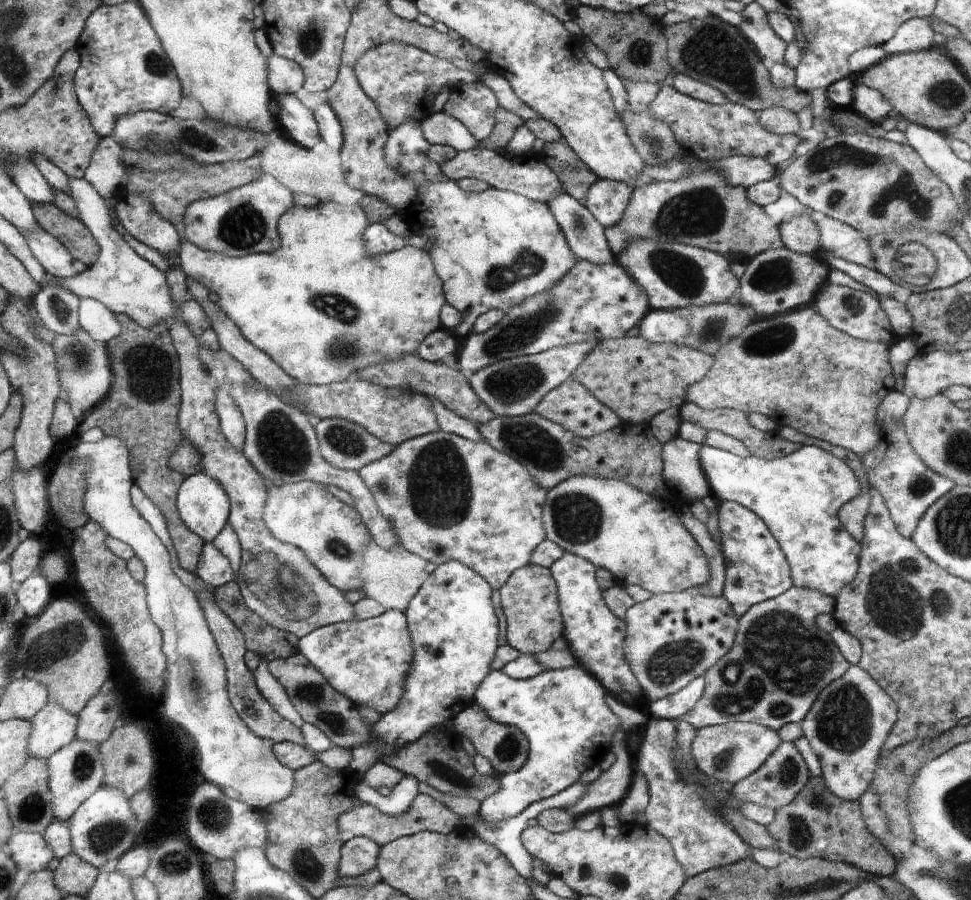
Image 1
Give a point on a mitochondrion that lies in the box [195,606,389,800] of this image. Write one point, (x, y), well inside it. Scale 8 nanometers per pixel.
(321, 705)

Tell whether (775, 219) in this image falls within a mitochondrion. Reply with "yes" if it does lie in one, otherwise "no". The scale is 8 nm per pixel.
no

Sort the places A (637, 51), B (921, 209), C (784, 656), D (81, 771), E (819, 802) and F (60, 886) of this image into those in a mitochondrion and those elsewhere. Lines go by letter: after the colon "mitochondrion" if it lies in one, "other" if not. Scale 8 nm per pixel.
A: mitochondrion
B: mitochondrion
C: mitochondrion
D: mitochondrion
E: mitochondrion
F: other

